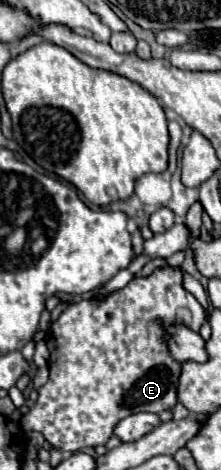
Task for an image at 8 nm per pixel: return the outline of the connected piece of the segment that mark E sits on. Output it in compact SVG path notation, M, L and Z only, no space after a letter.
M158 267L148 277L136 277L128 287L102 299L82 299L70 305L48 329L50 379L38 389L34 409L22 417L24 431L40 431L62 451L106 445L116 423L132 413L162 413L178 403L176 383L180 361L172 359L164 335L168 327L186 325L198 331L204 309L184 289L182 267Z

